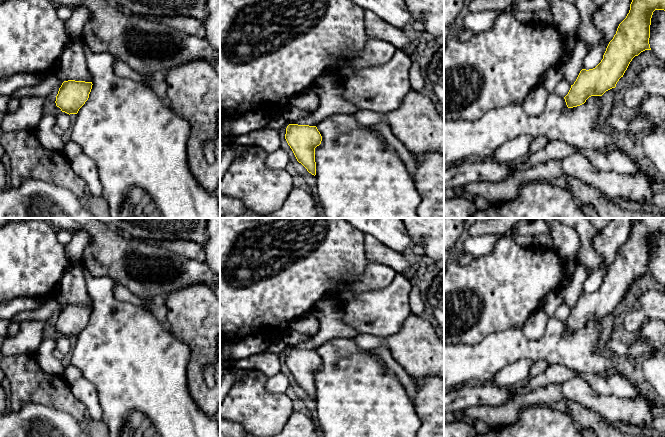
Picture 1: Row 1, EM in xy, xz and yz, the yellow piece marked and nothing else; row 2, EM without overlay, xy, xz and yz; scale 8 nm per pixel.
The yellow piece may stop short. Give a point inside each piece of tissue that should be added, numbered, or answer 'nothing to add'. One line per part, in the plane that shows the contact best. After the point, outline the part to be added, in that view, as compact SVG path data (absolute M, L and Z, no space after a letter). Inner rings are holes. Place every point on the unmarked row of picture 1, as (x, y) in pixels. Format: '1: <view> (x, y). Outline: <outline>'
nothing to add

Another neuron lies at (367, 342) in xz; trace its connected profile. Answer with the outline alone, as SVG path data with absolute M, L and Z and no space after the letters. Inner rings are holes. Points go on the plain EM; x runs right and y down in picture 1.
M359 334L353 339L359 349L367 351L375 351L385 342L385 338L368 334Z

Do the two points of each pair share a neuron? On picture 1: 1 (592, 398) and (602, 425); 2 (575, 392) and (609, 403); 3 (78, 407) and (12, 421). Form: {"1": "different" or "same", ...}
{"1": "different", "2": "same", "3": "different"}

